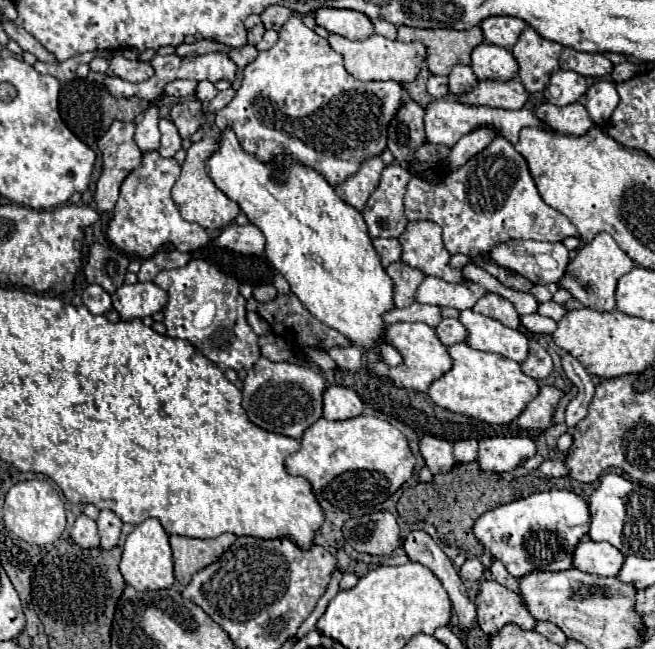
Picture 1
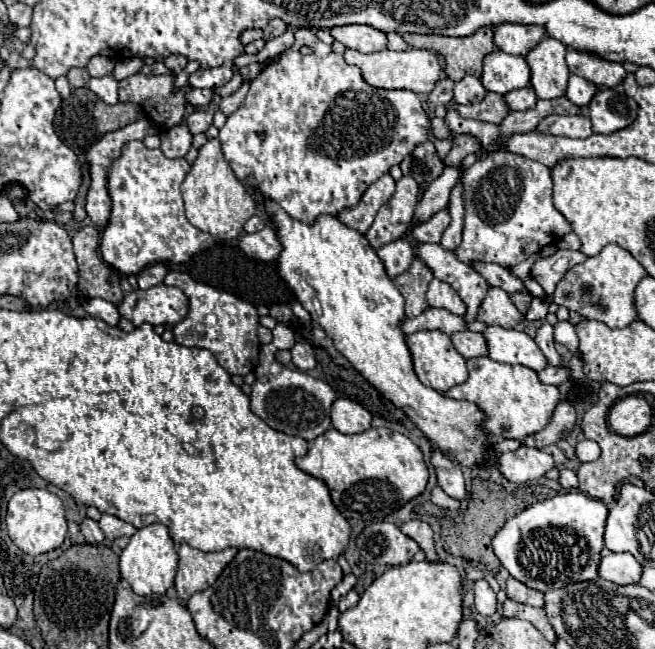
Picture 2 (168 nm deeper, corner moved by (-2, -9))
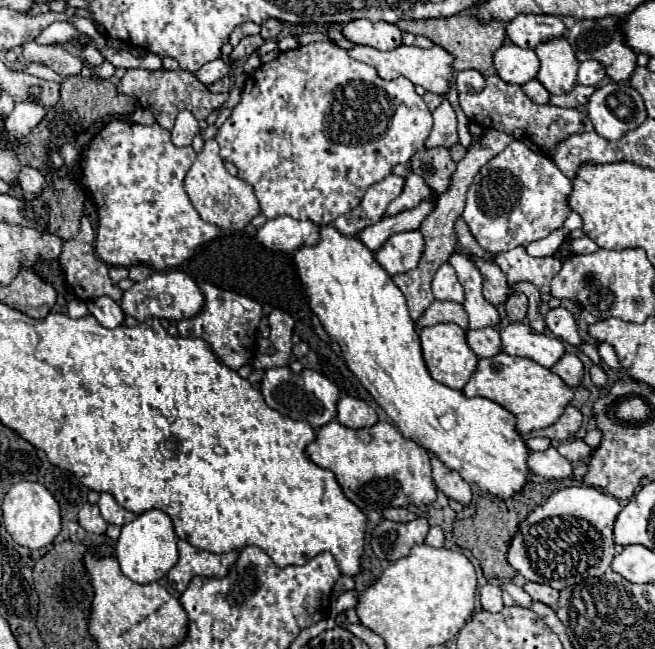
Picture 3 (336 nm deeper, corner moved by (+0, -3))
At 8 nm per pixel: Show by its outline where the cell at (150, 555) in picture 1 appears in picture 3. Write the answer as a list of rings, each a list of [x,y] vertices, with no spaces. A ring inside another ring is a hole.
[[[152,509],[152,511],[138,515],[134,521],[130,521],[122,527],[122,533],[116,541],[114,551],[116,551],[116,559],[120,563],[122,573],[128,579],[132,579],[134,583],[146,585],[146,583],[162,579],[176,565],[176,561],[178,561],[176,543],[178,543],[178,537],[174,533],[170,517],[164,511]]]

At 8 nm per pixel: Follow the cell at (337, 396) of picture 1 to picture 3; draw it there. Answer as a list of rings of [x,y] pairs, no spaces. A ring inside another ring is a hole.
[[[344,395],[338,399],[336,405],[336,419],[344,425],[344,427],[352,427],[352,429],[360,429],[360,427],[372,427],[376,423],[376,411],[366,405],[362,399]]]

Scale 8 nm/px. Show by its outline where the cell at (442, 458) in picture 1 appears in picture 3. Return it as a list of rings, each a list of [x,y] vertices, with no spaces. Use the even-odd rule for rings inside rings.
[[[432,455],[432,477],[434,477],[436,487],[446,497],[452,497],[452,499],[460,501],[462,505],[468,505],[472,501],[470,485],[460,477],[458,471],[452,471],[452,469],[444,467],[444,463],[436,455]]]

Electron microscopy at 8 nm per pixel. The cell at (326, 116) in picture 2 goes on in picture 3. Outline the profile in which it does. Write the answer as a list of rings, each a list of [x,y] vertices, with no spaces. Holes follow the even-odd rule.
[[[316,41],[316,43],[310,43],[310,45],[296,47],[292,51],[280,53],[274,61],[260,65],[252,75],[248,75],[248,79],[244,83],[244,91],[242,91],[242,101],[232,109],[232,115],[218,129],[214,139],[220,145],[220,157],[224,161],[234,163],[238,167],[238,177],[254,187],[254,193],[256,193],[256,197],[260,201],[262,213],[268,219],[274,219],[274,217],[280,217],[280,215],[288,215],[292,219],[300,219],[300,221],[312,219],[312,223],[324,225],[324,223],[332,223],[336,217],[340,217],[340,215],[352,211],[354,207],[358,207],[362,197],[364,197],[364,193],[366,193],[366,189],[372,183],[376,183],[376,181],[384,179],[386,175],[390,175],[394,165],[408,163],[410,157],[418,149],[424,147],[430,131],[432,131],[432,113],[426,107],[424,99],[414,91],[414,85],[408,79],[398,77],[398,79],[392,79],[392,81],[384,81],[384,79],[378,77],[374,67],[350,59],[348,53],[344,49],[340,49],[336,43],[332,43],[332,41]]]

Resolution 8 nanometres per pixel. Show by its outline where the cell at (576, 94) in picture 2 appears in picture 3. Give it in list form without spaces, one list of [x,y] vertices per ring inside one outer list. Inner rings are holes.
[[[584,61],[578,69],[578,85],[598,85],[606,77],[604,67],[598,61]]]

